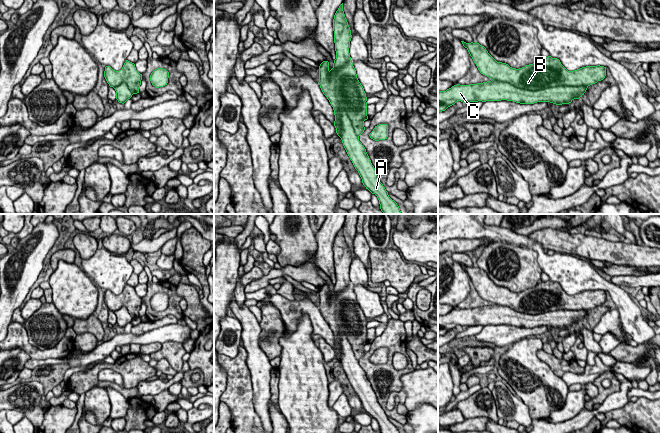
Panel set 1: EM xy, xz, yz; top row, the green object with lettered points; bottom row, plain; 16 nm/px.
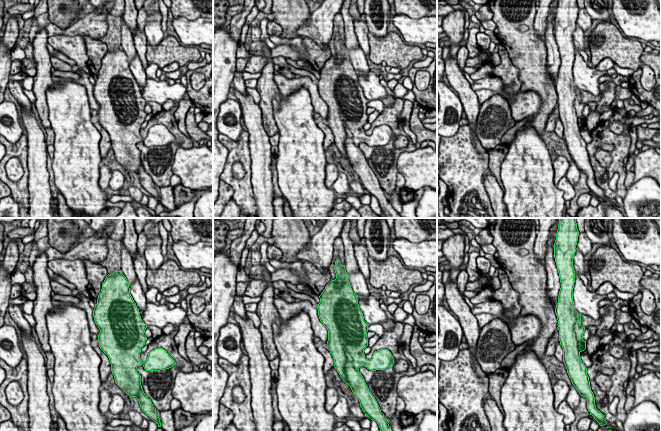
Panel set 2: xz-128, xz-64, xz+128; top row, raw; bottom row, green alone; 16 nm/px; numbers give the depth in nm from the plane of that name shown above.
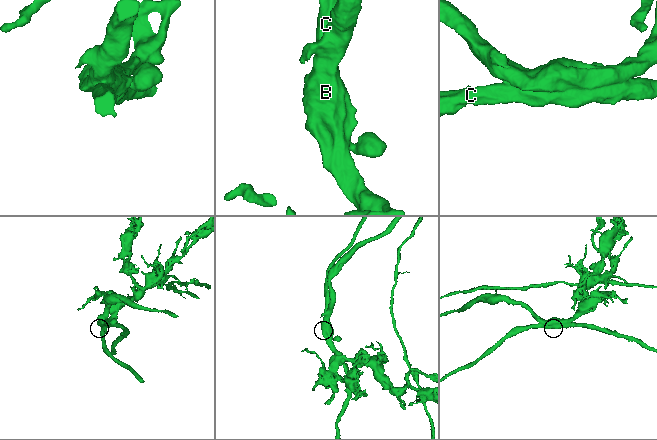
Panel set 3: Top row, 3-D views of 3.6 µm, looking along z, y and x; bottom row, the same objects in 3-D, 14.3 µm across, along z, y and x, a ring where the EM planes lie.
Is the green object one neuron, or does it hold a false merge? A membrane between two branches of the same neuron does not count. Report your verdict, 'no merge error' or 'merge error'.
merge error

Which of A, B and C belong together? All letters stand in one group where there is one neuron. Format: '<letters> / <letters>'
A C / B

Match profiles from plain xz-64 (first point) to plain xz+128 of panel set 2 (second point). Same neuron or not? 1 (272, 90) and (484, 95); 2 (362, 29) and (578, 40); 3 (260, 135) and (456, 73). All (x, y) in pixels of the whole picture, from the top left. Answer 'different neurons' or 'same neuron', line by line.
1: different neurons
2: different neurons
3: same neuron

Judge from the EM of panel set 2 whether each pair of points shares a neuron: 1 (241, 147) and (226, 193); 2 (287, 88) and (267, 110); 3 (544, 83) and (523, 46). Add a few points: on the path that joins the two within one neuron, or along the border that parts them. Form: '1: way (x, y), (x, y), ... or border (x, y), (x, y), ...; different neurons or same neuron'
1: border (223, 180), (231, 187), (233, 191), (232, 198); different neurons
2: border (273, 75), (273, 80), (280, 93); different neurons
3: way (535, 74), (532, 71), (532, 62), (529, 55); same neuron

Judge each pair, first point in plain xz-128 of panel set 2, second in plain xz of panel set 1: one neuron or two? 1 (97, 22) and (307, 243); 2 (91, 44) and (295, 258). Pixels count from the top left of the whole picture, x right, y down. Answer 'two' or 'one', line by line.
1: two
2: two

